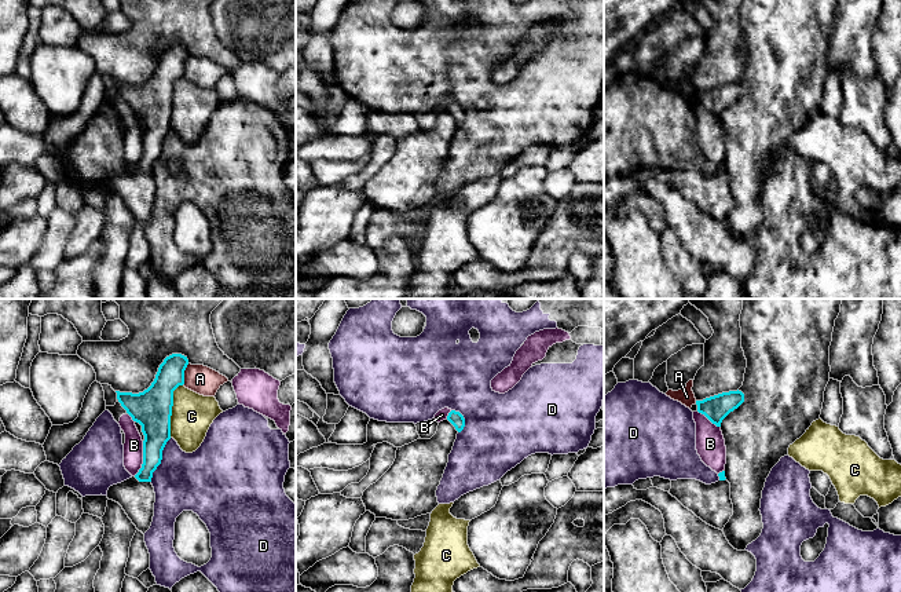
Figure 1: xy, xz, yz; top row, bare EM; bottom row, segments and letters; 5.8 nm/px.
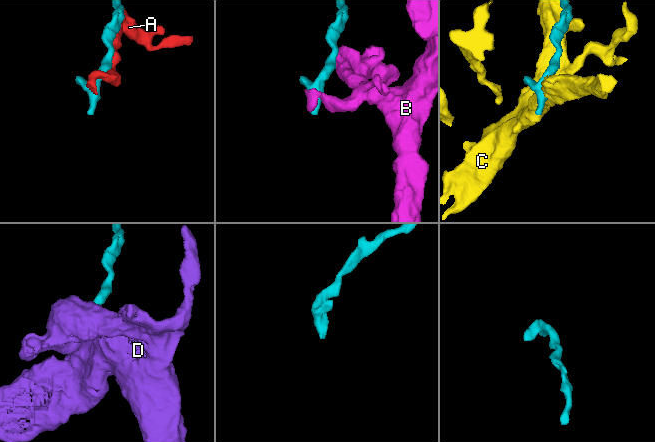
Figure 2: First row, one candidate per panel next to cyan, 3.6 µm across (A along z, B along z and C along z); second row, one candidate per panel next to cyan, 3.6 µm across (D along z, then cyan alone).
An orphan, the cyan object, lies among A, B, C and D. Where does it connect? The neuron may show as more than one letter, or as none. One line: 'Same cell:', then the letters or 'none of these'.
Same cell: none of these

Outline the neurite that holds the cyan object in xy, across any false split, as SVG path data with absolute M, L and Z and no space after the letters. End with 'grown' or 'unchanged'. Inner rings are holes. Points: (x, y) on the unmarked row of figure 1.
M172 45L160 56L151 77L139 85L117 84L117 91L133 113L142 117L143 156L139 164L107 182L107 190L118 194L143 226L154 208L155 184L153 164L161 156L162 142L171 131L173 83L184 76L187 48Z; grown

